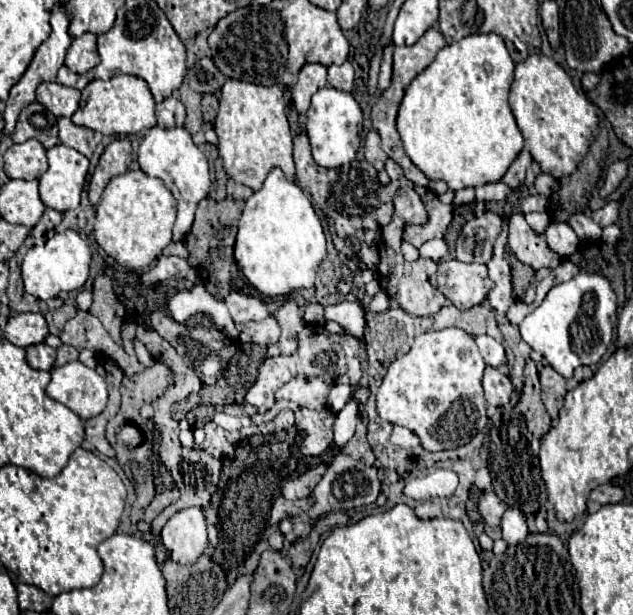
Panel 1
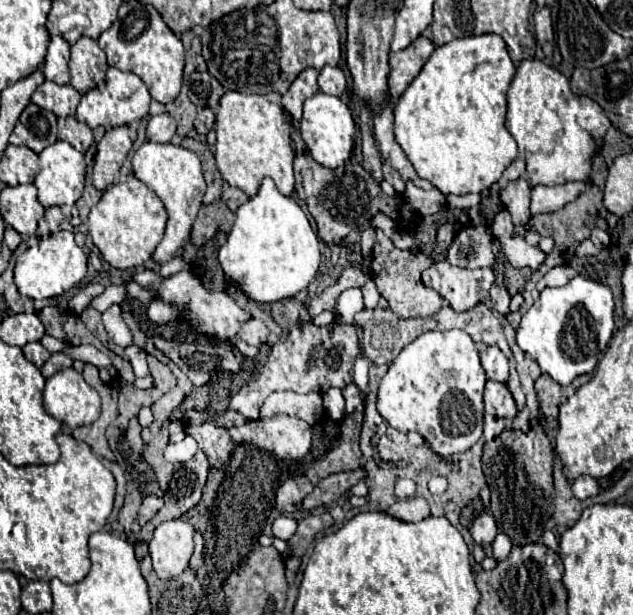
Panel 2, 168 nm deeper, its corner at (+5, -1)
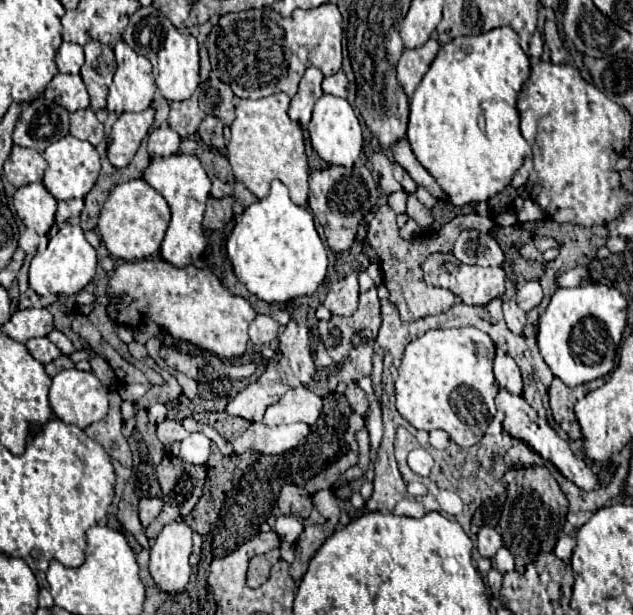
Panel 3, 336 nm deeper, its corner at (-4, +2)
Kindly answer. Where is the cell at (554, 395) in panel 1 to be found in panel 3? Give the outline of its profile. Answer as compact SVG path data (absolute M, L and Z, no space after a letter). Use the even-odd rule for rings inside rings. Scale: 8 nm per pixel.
M555 378L551 388L549 388L549 404L551 404L553 418L567 432L567 436L571 440L581 440L583 438L581 426L577 424L577 418L573 414L573 404L571 404L569 396L571 396L571 388L567 388L559 378Z

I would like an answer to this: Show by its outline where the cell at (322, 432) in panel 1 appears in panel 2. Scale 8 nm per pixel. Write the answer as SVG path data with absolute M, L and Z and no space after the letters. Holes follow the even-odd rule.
M288 415L246 421L244 427L234 427L230 433L238 441L254 443L260 449L274 451L282 459L304 457L310 451L314 439L314 427L310 423Z

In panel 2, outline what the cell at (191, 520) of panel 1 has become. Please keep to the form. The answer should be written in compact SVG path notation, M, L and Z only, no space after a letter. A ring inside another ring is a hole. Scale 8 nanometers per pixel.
M170 519L156 527L150 541L150 557L154 571L162 579L178 577L194 553L196 529L184 519Z

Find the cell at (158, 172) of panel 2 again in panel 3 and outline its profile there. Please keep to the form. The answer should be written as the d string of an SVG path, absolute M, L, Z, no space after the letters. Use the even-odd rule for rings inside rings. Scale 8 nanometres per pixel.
M175 154L169 158L153 158L149 168L145 170L145 180L167 200L171 208L171 222L169 222L165 240L161 244L161 256L177 268L185 268L193 264L207 246L201 222L203 222L205 202L211 190L209 176L205 174L201 162L195 156Z

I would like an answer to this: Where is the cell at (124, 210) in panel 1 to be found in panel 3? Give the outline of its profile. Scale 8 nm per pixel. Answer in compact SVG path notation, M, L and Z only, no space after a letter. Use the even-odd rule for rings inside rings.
M139 178L117 184L111 190L107 202L101 208L97 226L111 256L131 262L159 252L169 220L171 220L171 212L165 198L155 188L151 188L143 178Z

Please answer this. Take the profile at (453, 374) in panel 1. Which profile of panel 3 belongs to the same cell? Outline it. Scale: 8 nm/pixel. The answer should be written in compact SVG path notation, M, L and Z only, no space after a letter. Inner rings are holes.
M445 328L445 330L429 330L417 340L413 340L403 354L403 362L399 366L399 376L395 380L395 406L403 418L409 420L417 430L445 430L451 440L459 446L473 446L477 444L491 418L495 416L495 396L499 392L499 386L493 376L493 356L495 356L495 344L493 340L477 330L477 328Z

